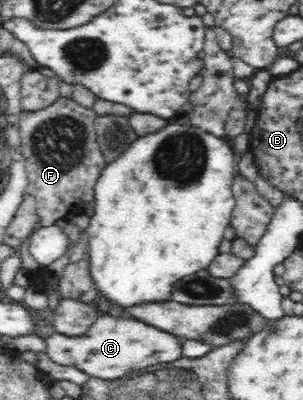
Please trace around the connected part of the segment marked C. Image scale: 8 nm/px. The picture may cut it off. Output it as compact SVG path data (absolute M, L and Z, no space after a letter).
M102 315L83 336L65 336L59 333L46 337L44 354L59 365L75 365L97 379L123 379L135 371L147 370L161 363L174 363L184 356L181 339L171 333L137 320L123 320Z

